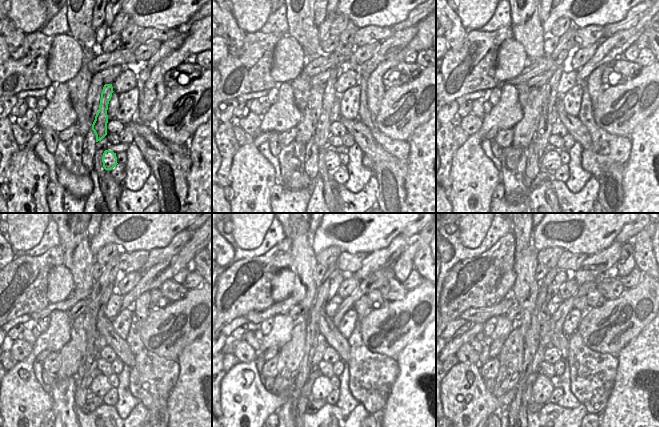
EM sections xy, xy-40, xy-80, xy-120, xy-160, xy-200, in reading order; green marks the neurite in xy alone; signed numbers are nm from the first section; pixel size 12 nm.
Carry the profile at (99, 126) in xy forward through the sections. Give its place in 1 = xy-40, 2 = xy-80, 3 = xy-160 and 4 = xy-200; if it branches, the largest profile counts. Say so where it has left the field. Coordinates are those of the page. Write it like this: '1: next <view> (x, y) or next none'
1: next xy-40 (321, 133)
2: next xy-80 (540, 138)
3: next xy-160 (321, 345)
4: next xy-200 (542, 388)

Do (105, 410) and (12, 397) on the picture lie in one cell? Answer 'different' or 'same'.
different

